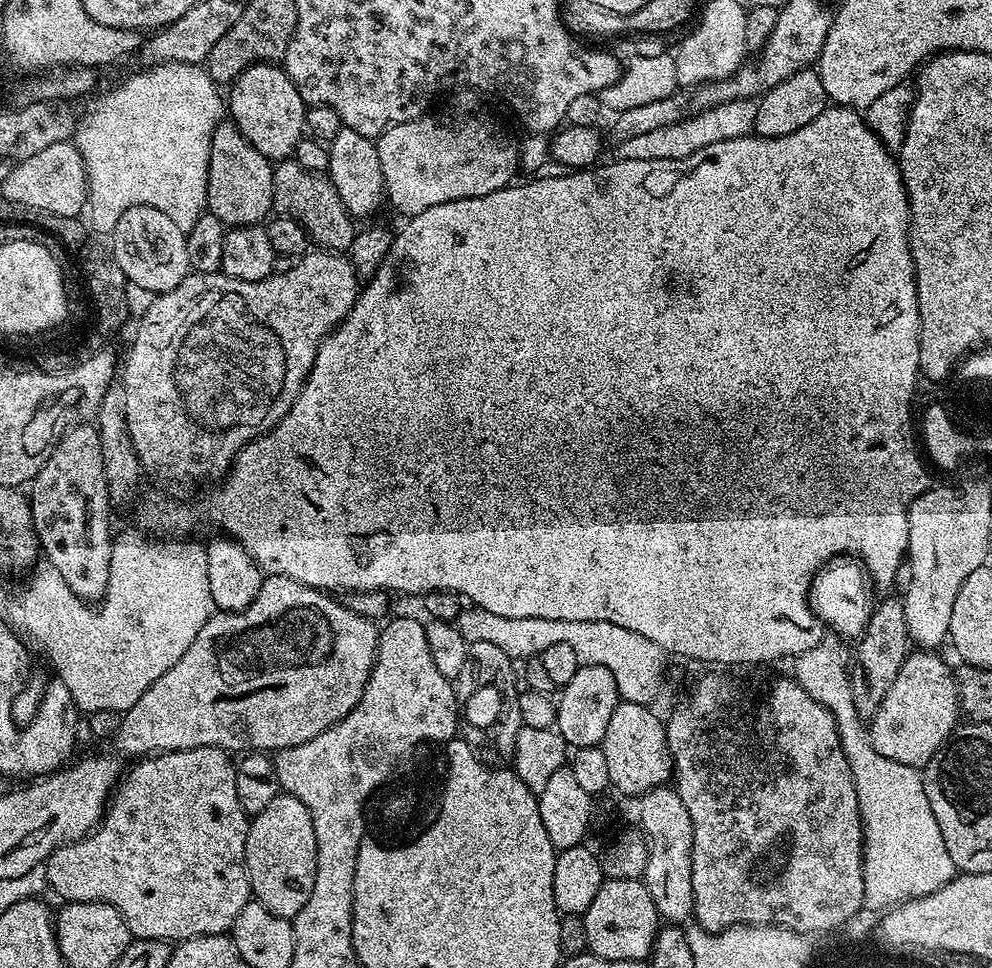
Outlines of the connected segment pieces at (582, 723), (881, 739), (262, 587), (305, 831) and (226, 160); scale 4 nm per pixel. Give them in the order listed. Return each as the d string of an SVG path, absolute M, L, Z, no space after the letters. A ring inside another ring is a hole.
M583 665L561 692L564 693L558 699L555 727L564 743L573 749L603 745L606 726L610 726L610 717L622 702L614 674L606 666Z
M916 650L900 668L900 676L890 686L882 706L870 720L872 748L895 764L923 766L945 747L957 727L958 680L942 661L928 650Z
M269 575L264 579L259 581L255 598L248 601L243 608L213 611L208 620L197 630L196 636L190 640L182 656L158 678L160 684L154 681L153 684L156 688L150 686L142 694L144 700L138 698L138 702L134 702L134 706L130 706L127 712L123 713L120 727L116 729L114 737L117 753L123 754L125 757L128 755L136 756L132 758L140 758L145 754L179 752L185 748L210 748L213 746L227 750L229 753L240 751L240 753L243 753L248 749L269 750L268 748L272 748L271 750L279 750L291 748L292 745L306 742L318 733L323 732L325 728L337 724L359 702L360 696L364 692L364 685L368 683L368 677L372 671L372 661L376 659L378 651L377 625L365 616L350 611L343 603L335 604L328 597L331 595L315 588L307 588L305 584L299 584L297 580L291 580L289 576Z
M280 794L276 798L280 804L284 804L284 808L276 808L272 801L272 808L266 806L261 813L251 817L248 831L252 833L252 840L246 838L244 843L244 866L255 903L266 906L266 910L279 916L295 918L314 890L316 847L312 842L316 835L314 826L308 828L311 818L306 805L287 794ZM280 816L284 816L284 820L292 820L296 828L292 828L292 832L280 832L280 828L276 828L276 824L280 824Z
M217 124L216 132L212 136L212 157L208 159L207 211L214 213L225 226L259 225L273 211L273 171L268 157L248 143L235 124Z

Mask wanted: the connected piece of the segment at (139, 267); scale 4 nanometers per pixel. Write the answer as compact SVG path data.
M132 204L121 214L110 233L110 256L131 283L154 294L169 292L177 288L190 274L185 235L174 226L174 222L170 222L170 218L166 218L166 214L162 214L162 210L149 204Z

